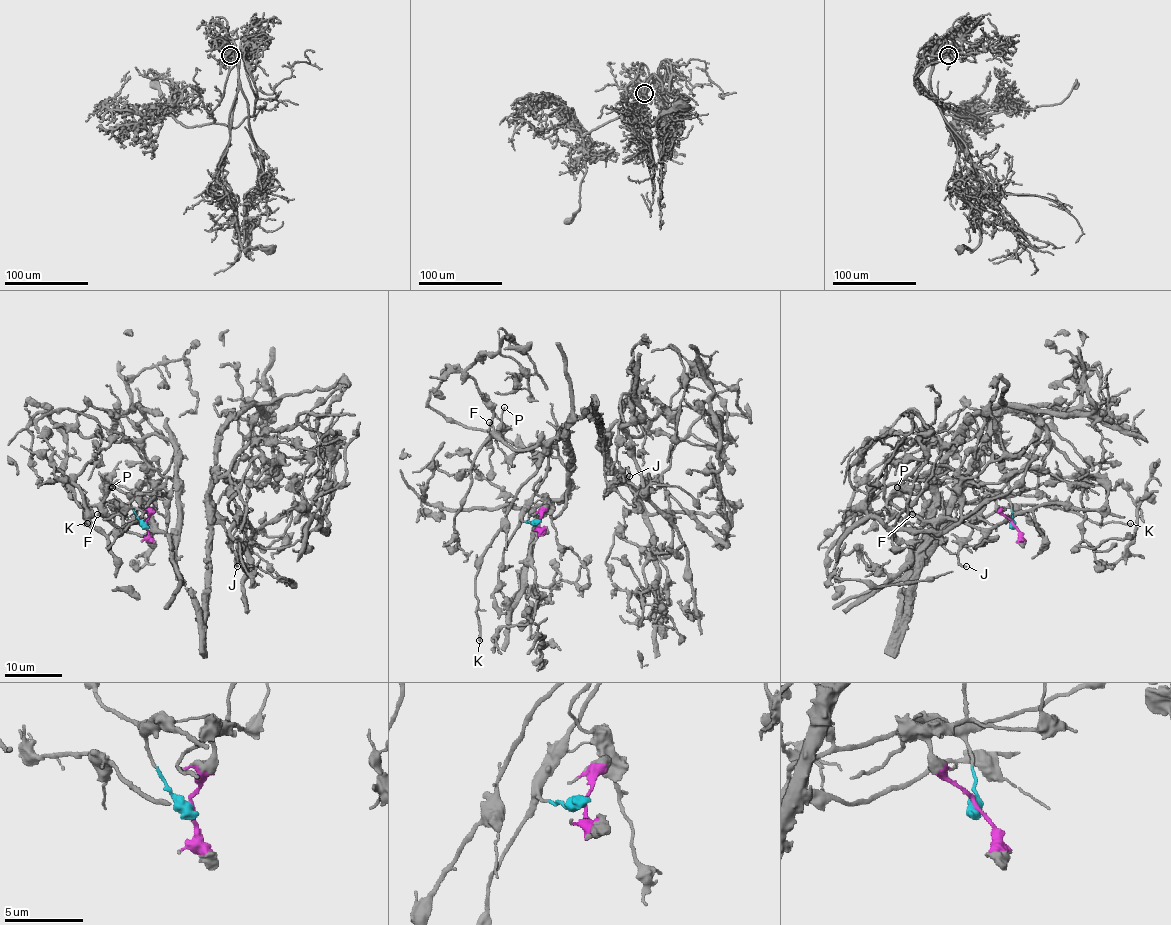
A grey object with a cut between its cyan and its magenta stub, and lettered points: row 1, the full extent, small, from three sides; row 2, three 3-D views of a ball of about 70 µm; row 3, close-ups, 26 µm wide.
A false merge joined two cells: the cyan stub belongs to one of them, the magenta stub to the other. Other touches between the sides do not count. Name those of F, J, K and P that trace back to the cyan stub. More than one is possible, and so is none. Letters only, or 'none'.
F, K, P

